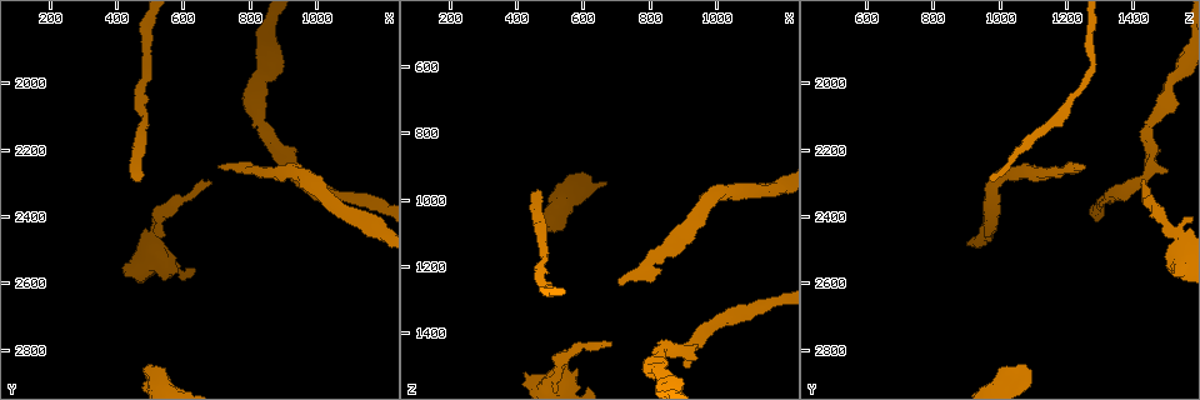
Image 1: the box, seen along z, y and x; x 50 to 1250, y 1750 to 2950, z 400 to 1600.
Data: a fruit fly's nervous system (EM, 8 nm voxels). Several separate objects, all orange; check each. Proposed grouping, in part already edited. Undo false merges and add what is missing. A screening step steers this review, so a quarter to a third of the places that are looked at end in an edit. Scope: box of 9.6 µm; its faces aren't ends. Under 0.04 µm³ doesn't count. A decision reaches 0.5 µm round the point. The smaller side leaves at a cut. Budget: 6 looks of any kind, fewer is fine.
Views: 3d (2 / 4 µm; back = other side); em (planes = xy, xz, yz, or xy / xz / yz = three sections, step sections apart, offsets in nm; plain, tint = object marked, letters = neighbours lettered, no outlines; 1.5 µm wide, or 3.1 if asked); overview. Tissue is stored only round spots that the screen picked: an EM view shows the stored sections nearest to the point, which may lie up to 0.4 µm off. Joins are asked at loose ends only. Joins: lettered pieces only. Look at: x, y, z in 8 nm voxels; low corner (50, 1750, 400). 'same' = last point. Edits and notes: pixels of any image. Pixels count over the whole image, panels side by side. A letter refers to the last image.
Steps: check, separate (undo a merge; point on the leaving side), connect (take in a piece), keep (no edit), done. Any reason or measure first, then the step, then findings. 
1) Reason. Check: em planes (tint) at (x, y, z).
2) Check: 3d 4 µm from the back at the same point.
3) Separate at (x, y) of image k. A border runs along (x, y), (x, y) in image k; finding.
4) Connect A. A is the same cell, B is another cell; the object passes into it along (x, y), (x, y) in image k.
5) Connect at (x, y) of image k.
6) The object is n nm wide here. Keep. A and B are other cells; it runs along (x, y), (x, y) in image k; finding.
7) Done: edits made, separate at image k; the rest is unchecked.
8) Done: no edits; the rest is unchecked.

Branch stops here. Check: em planes (tint) at (510, 2850, 1070).

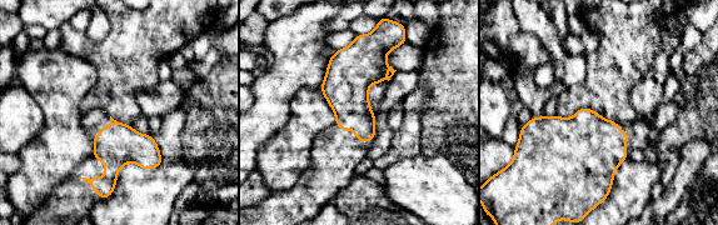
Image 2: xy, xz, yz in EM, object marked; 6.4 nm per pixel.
See the neighbours. Check: em planes (letters) at the same point.

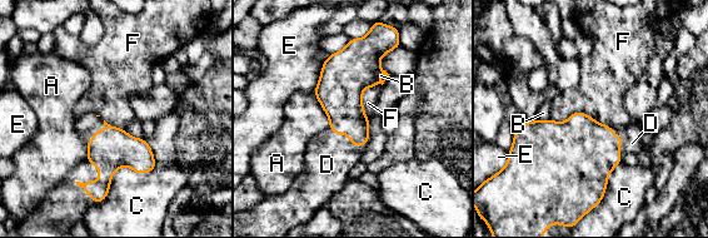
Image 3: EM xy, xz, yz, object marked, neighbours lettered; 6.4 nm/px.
Connect D. D is the same cell, A, B, C, E and F are other cells; the object passes into it along (583, 153), (621, 143), (632, 143) in image 3; the neuron continues.

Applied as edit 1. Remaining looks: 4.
See it whole again. Check: overview.

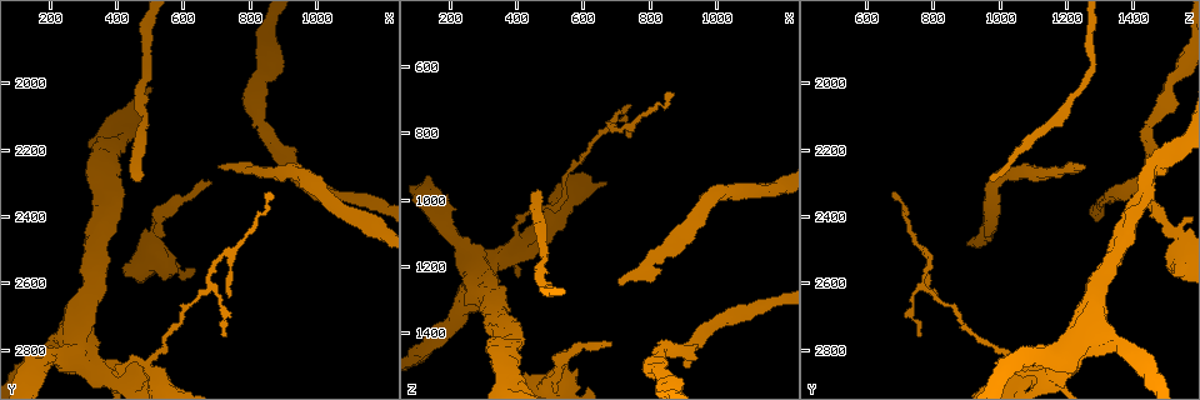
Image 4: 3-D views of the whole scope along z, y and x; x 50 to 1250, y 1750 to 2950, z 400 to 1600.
Check: em planes (letters) at (700, 2250, 1250).

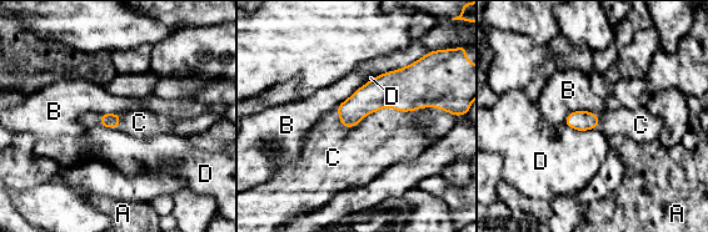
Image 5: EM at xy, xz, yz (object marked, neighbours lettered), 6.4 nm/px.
The longest contact is with C, 480 nm. Connect C. C is the same cell, A, B and D are other cells; the object passes into it along (409, 89), (377, 110), (385, 137) in image 5; it goes on there.

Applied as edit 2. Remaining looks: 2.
Check: em planes (letters) at (470, 2290, 980).

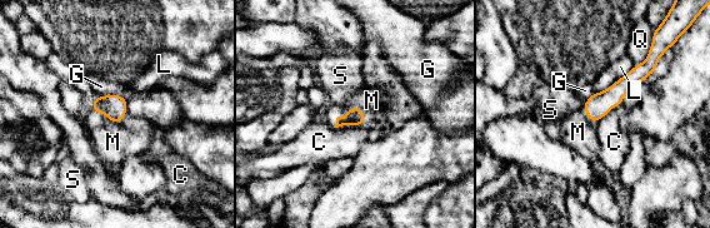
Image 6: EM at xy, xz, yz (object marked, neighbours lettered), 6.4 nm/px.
The object is 110 nm wide here. Connect M. M is the same cell, C, G, L, Q and S are other cells; the object passes into it along (355, 117), (346, 114), (371, 100) in image 6; the neuron continues.

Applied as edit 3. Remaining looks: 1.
Done: edits made, connect at image 3, connect at image 5, connect at image 6; the rest is unchecked.

